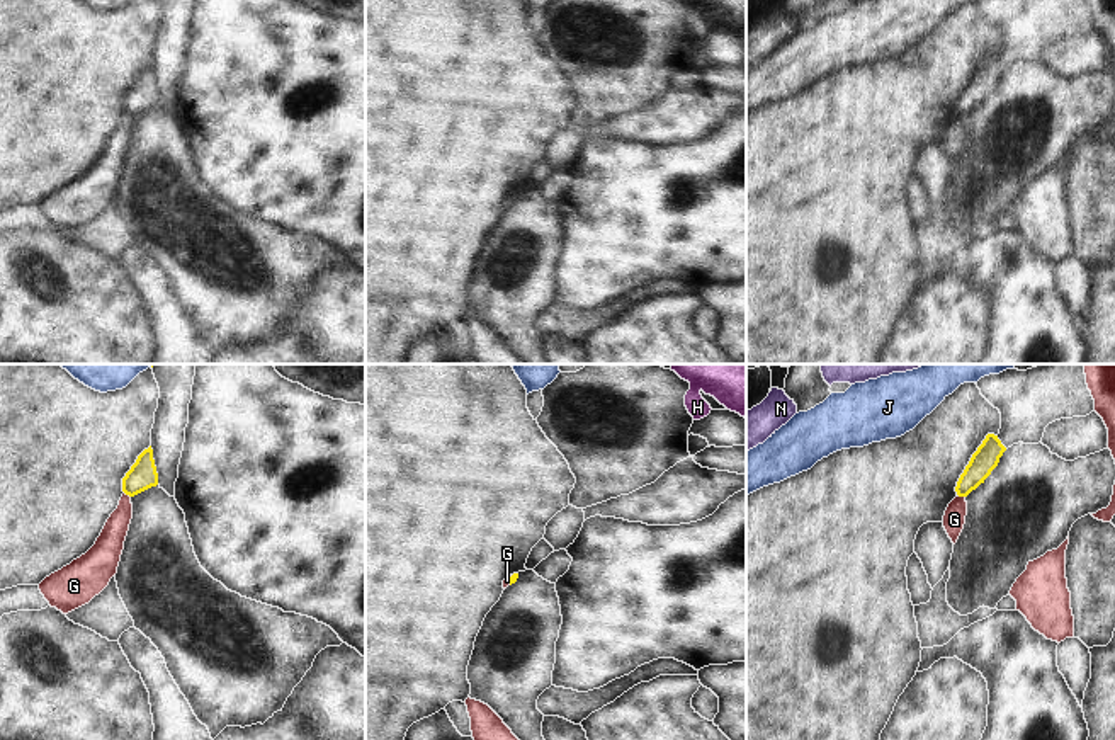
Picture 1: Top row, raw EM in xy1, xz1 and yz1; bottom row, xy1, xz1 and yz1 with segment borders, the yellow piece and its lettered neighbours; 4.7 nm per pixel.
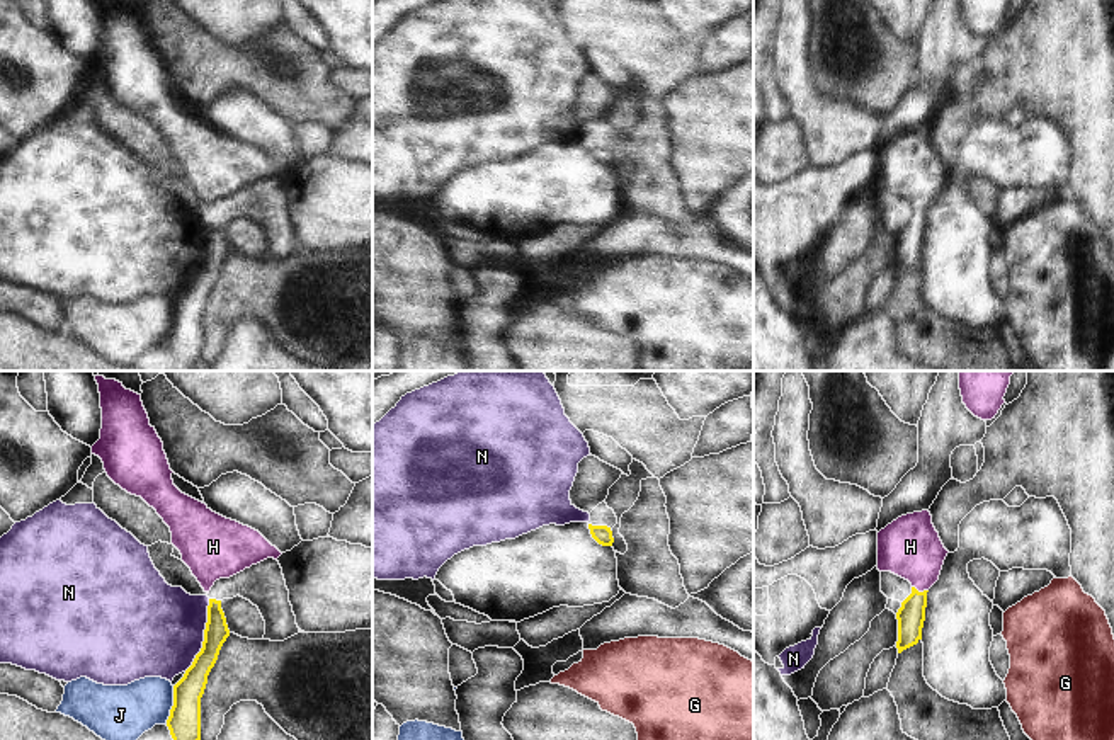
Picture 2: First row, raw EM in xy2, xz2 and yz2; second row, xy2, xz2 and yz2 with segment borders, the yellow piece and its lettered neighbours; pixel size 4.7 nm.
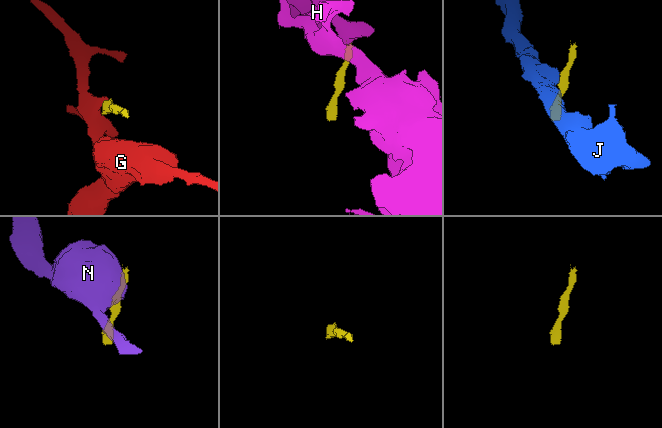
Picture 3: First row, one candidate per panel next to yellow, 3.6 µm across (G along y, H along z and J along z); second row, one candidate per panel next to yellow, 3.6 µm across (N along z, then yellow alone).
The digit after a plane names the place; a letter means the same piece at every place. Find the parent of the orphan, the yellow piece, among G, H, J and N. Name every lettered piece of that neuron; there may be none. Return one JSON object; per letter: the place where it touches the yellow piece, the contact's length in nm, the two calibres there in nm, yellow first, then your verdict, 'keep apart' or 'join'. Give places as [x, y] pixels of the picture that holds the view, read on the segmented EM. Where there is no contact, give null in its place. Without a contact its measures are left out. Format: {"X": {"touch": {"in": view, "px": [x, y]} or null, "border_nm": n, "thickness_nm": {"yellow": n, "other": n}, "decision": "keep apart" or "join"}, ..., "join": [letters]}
{"G": {"touch": {"in": "yz1", "px": [961, 495]}, "border_nm": 40, "thickness_nm": {"yellow": 120, "other": 110}, "decision": "keep apart"}, "H": {"touch": {"in": "yz2", "px": [920, 592]}, "border_nm": 80, "thickness_nm": {"yellow": 130, "other": 280}, "decision": "join"}, "J": {"touch": {"in": "xy2", "px": [174, 705]}, "border_nm": 190, "thickness_nm": {"yellow": 160, "other": 260}, "decision": "keep apart"}, "N": {"touch": {"in": "xy2", "px": [204, 635]}, "border_nm": 360, "thickness_nm": {"yellow": 120, "other": 440}, "decision": "keep apart"}, "join": ["H"]}

